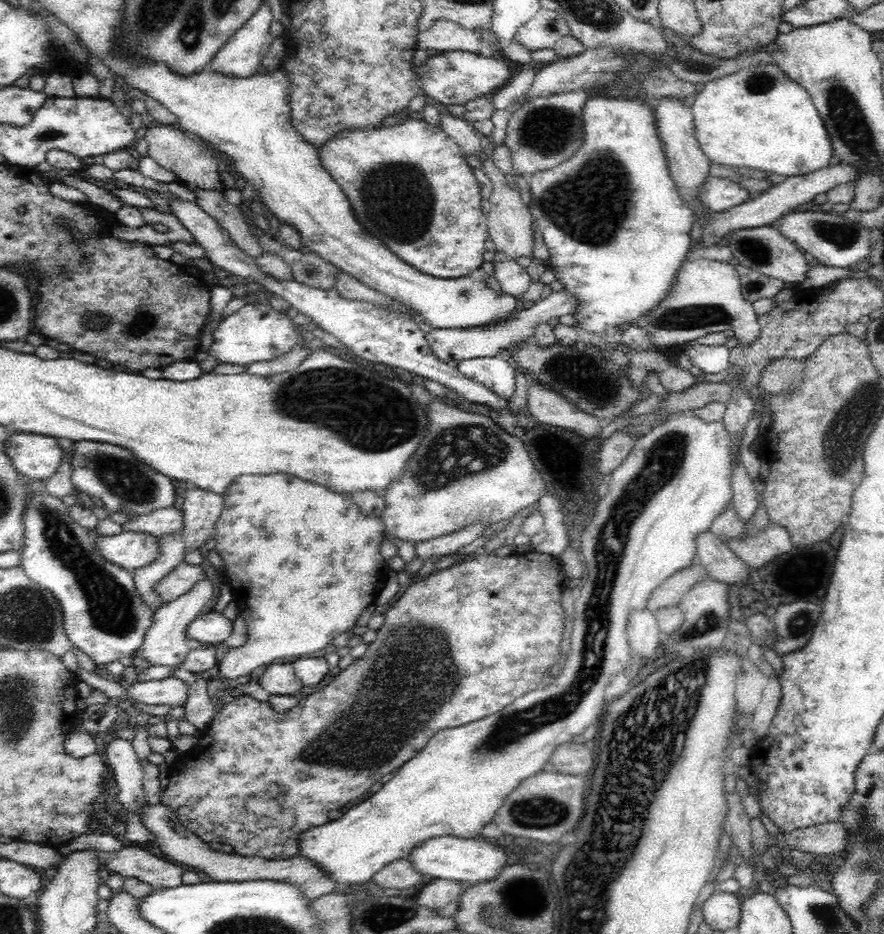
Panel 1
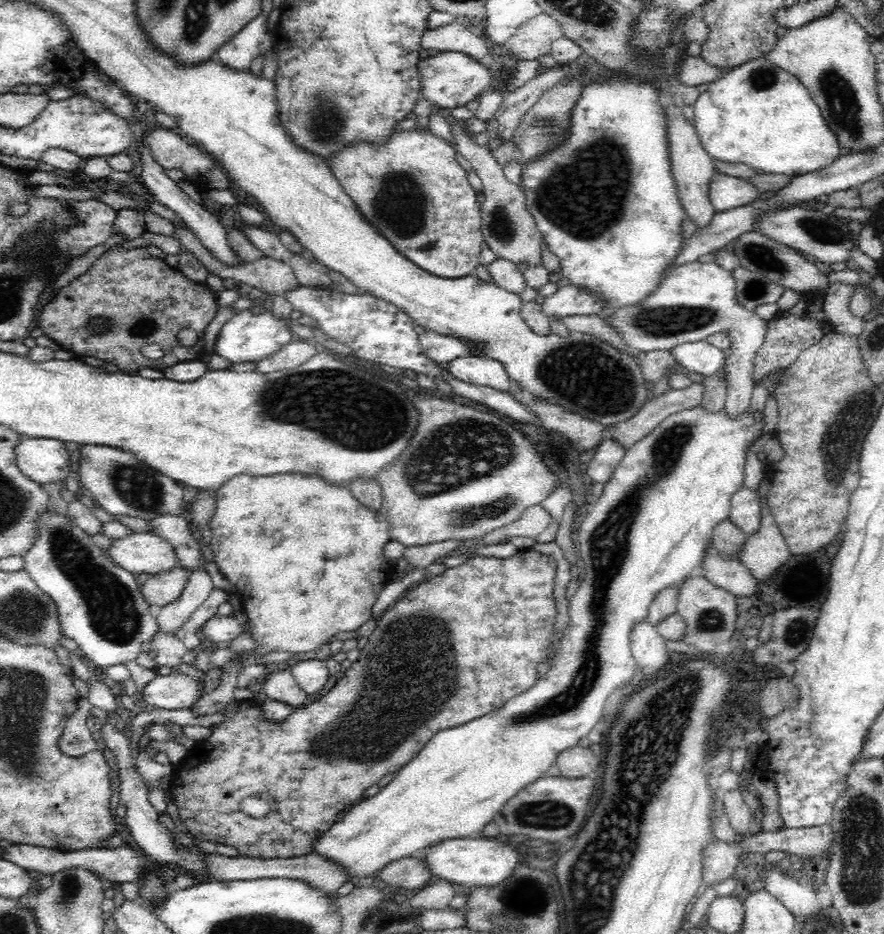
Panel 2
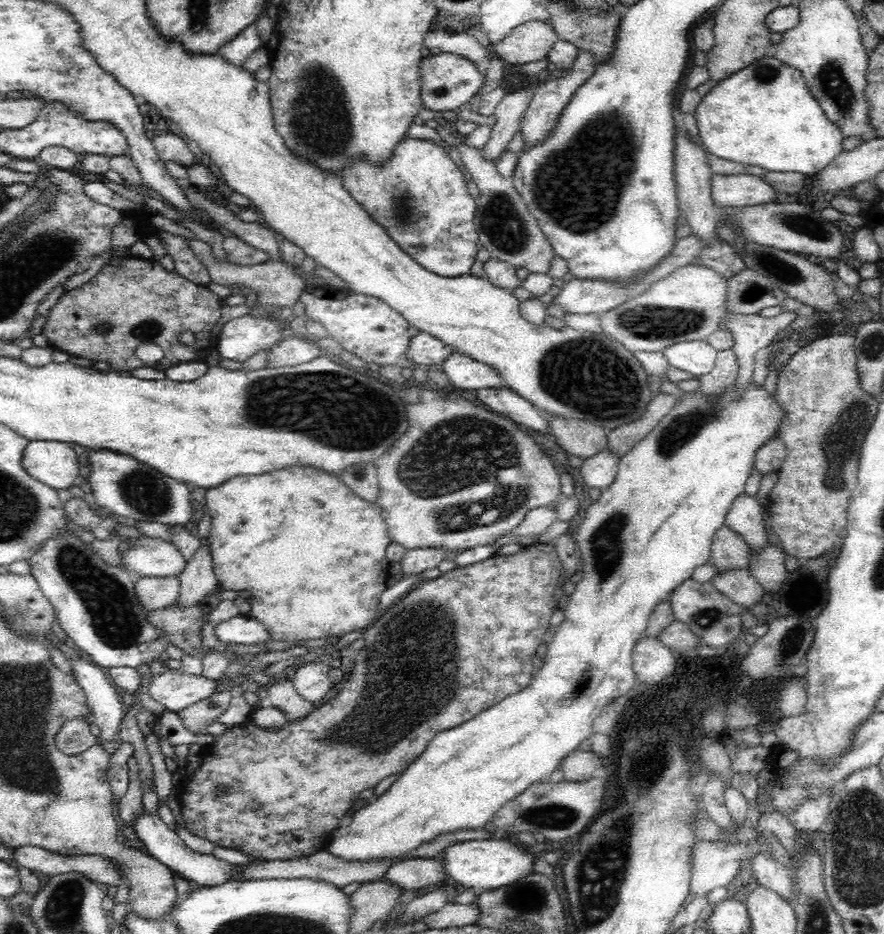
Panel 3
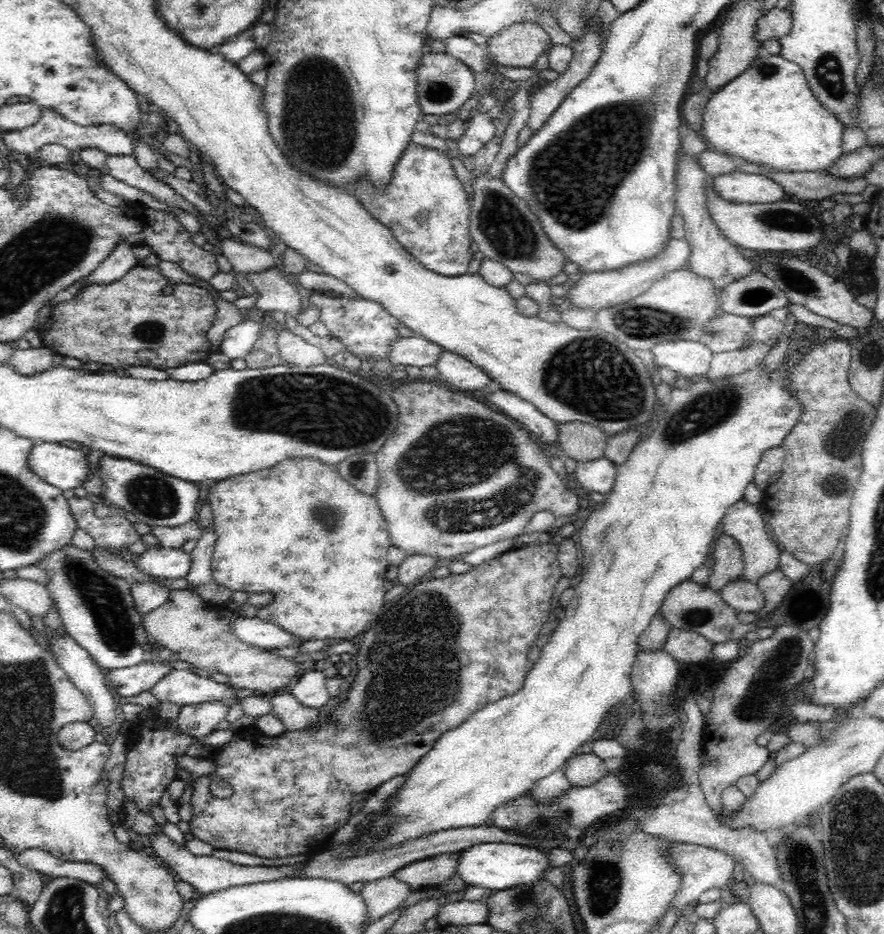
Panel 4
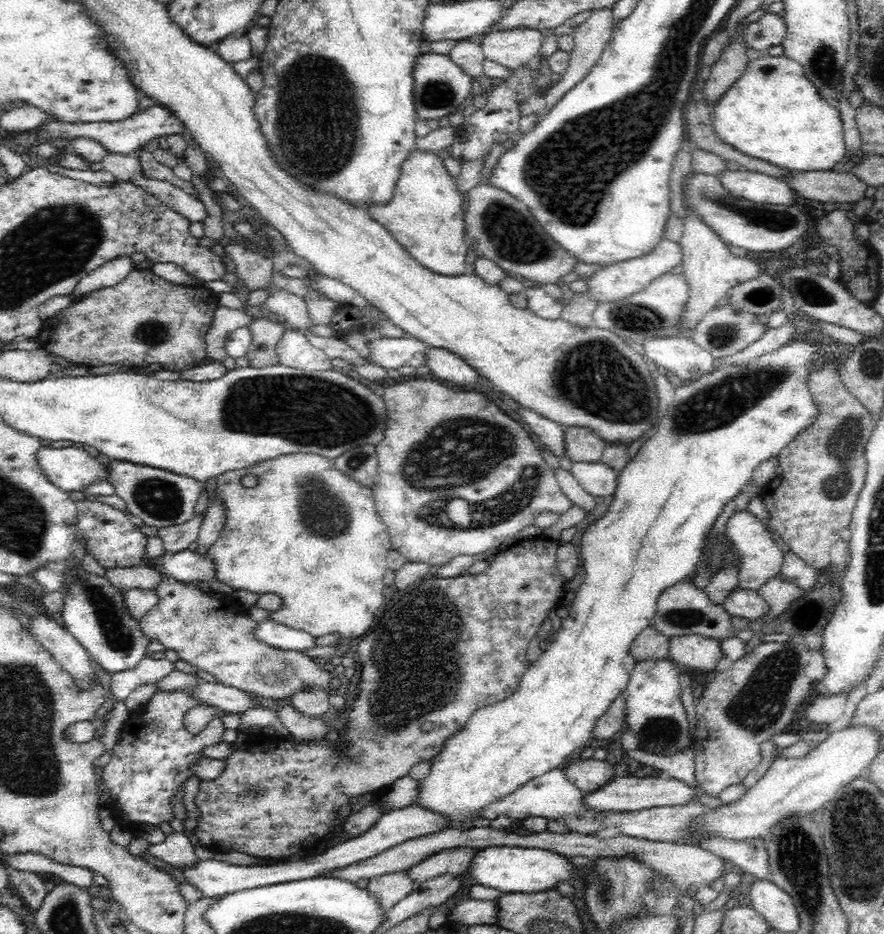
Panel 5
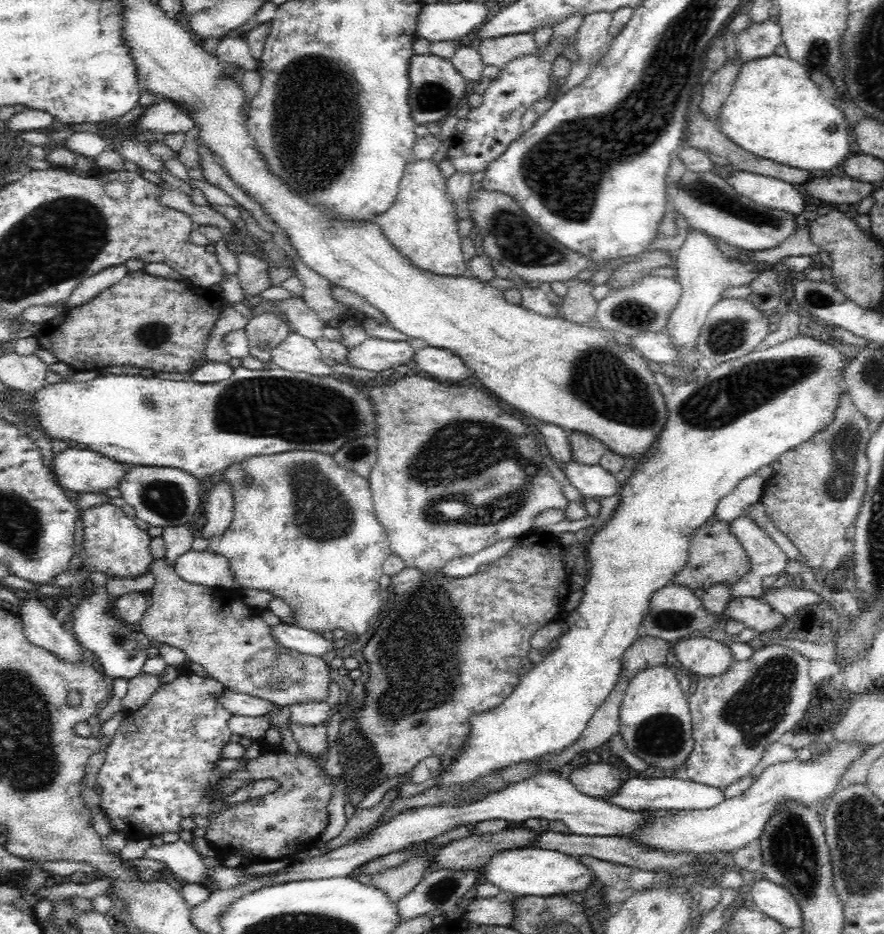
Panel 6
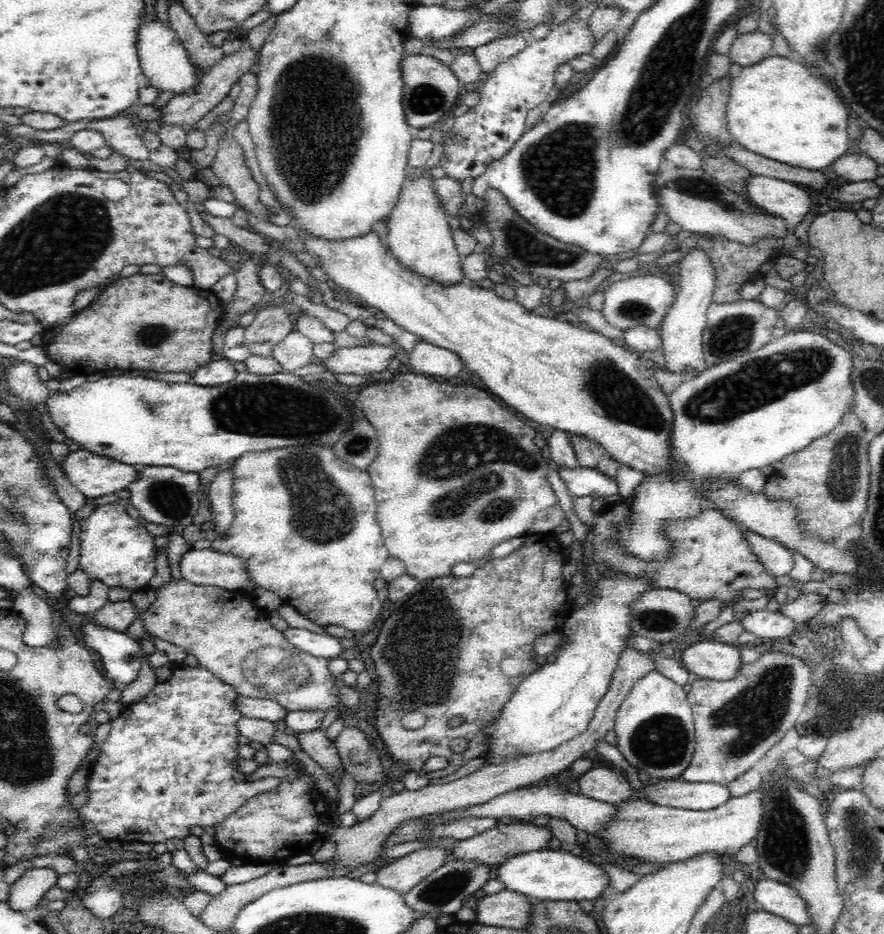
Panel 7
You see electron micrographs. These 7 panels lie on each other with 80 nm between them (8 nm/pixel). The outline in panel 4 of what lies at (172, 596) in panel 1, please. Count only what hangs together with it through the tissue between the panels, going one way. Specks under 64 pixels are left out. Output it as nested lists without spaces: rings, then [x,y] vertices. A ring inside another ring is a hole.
[[[158,579],[131,583],[131,593],[134,597],[136,610],[142,615],[162,606],[168,600],[171,590]]]

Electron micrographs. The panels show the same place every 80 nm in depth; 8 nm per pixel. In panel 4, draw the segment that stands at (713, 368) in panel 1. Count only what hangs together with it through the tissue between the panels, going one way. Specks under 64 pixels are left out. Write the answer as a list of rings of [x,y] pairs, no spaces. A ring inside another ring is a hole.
[[[675,340],[651,348],[660,367],[677,372],[680,378],[694,380],[705,376],[710,369],[713,352],[701,341]]]

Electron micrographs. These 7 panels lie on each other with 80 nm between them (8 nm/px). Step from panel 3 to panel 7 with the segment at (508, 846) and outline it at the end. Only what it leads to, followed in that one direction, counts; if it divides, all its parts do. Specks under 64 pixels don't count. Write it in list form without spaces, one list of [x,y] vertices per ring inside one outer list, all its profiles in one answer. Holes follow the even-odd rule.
[[[534,850],[518,854],[496,867],[496,877],[504,883],[504,889],[518,893],[530,900],[594,900],[608,888],[606,873],[593,862],[586,862],[570,852]]]

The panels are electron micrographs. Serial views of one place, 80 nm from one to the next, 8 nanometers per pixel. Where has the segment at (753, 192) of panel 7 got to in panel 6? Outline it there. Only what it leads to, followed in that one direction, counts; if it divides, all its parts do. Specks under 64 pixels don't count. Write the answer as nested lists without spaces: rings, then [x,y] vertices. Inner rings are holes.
[[[736,170],[724,180],[736,193],[762,206],[779,208],[796,215],[804,208],[804,199],[799,188],[777,178]]]

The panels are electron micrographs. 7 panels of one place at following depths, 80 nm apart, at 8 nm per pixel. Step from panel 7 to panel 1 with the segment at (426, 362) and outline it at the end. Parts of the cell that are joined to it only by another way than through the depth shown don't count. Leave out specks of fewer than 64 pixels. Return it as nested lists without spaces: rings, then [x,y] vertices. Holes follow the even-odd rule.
[[[500,351],[492,357],[461,360],[457,370],[494,392],[500,399],[508,401],[514,396],[517,372],[511,365],[509,351]]]

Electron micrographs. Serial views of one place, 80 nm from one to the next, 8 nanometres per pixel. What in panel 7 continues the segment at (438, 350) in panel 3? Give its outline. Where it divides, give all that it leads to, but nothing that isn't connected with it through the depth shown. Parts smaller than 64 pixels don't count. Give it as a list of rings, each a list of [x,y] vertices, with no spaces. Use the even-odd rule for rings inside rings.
[[[374,341],[338,349],[332,356],[325,358],[325,377],[329,378],[329,371],[358,376],[386,371],[389,362],[398,356],[399,349]]]

